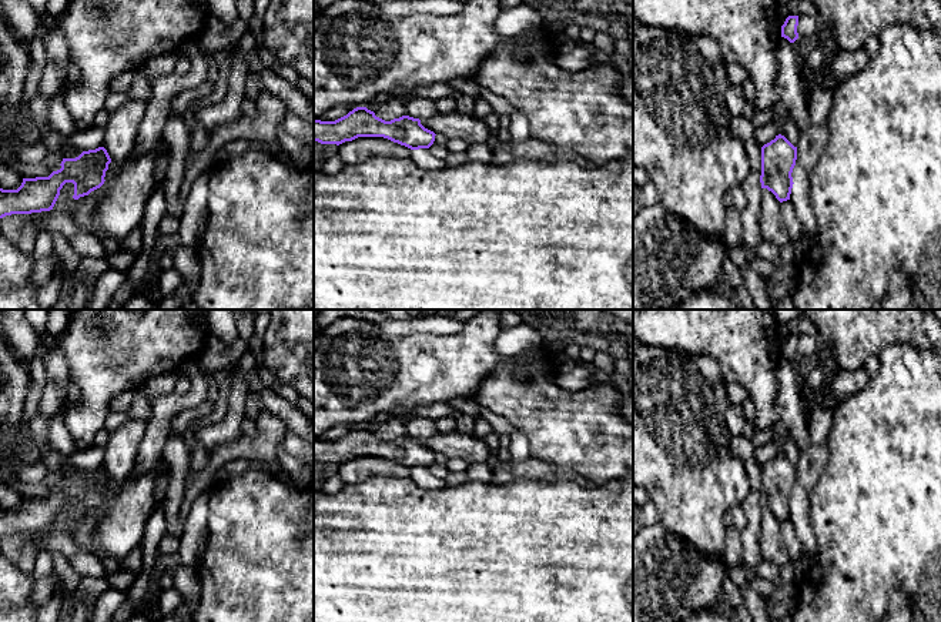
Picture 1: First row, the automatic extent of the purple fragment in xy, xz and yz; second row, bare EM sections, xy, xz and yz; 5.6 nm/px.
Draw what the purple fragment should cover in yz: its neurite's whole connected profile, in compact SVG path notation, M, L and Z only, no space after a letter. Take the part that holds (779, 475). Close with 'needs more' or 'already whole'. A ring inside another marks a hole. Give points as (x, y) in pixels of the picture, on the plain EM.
M781 454L761 466L761 508L771 511L780 522L790 519L796 479L797 466Z; already whole

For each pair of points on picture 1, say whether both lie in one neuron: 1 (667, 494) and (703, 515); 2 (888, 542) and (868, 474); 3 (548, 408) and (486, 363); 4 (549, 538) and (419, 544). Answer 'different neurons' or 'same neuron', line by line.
1: same neuron
2: same neuron
3: different neurons
4: same neuron

